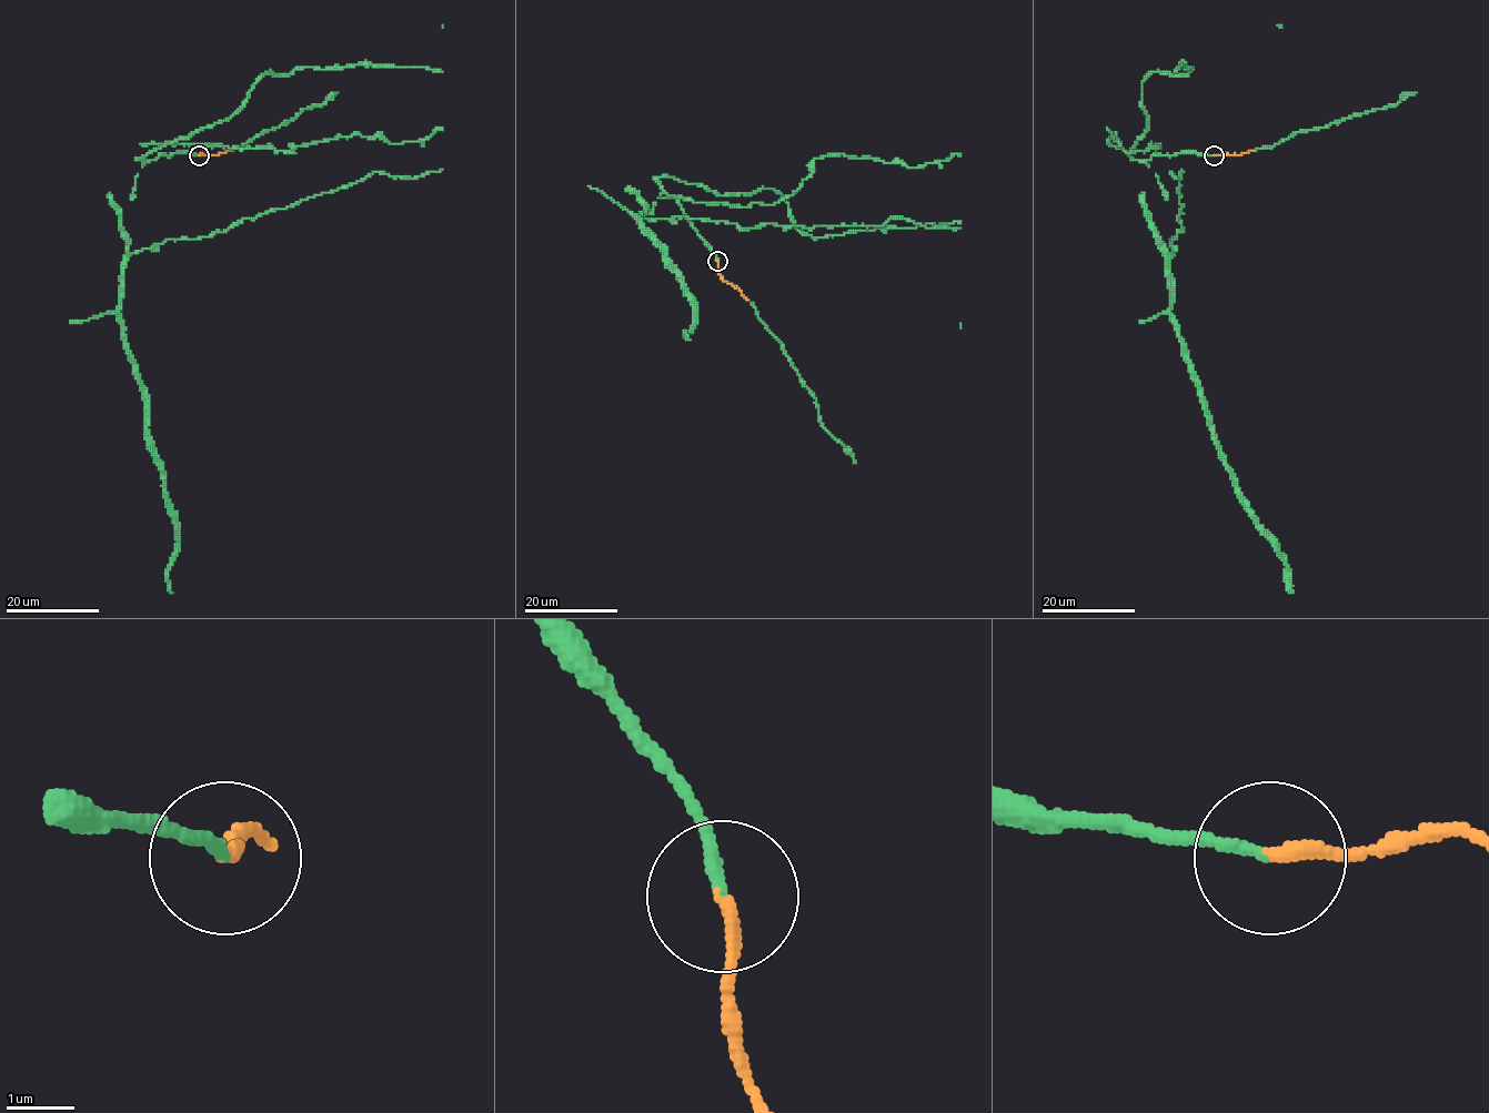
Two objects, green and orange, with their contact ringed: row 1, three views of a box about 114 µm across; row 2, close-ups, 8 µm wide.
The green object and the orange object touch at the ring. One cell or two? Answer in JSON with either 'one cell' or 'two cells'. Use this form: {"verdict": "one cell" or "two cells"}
{"verdict": "one cell"}

